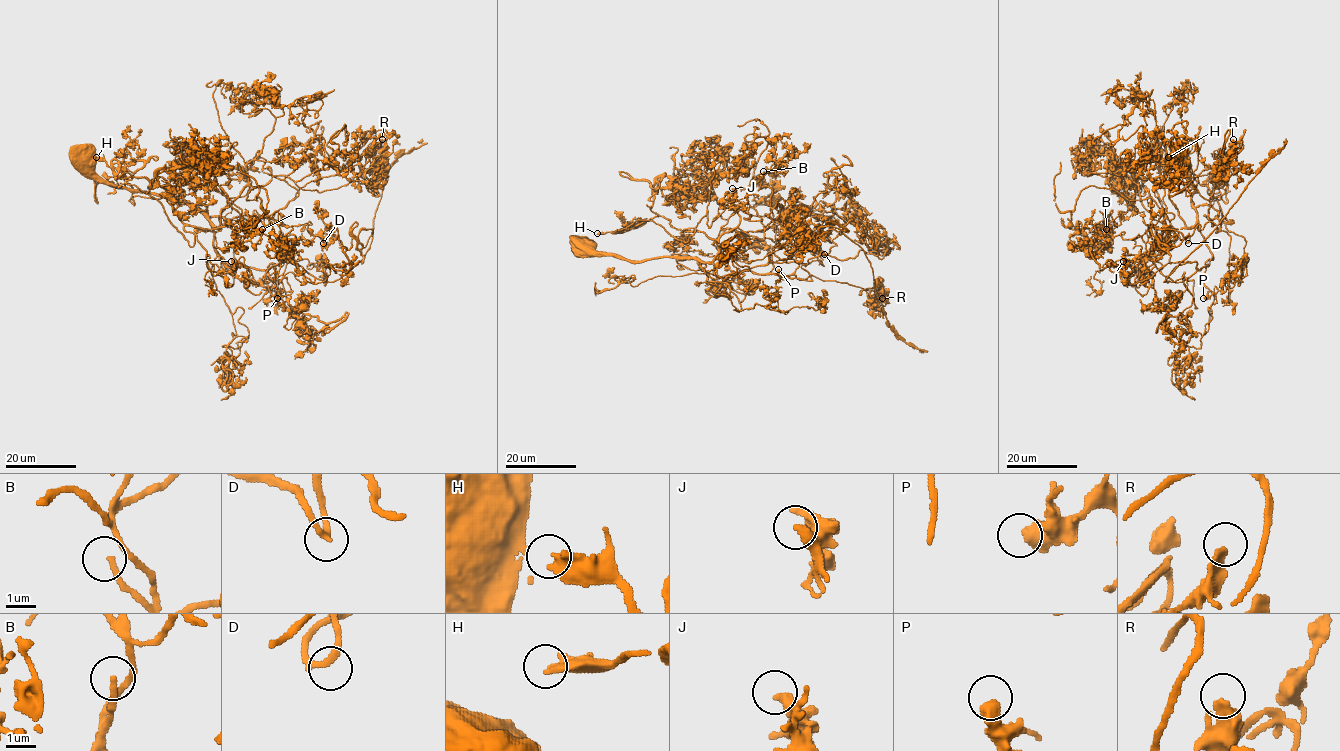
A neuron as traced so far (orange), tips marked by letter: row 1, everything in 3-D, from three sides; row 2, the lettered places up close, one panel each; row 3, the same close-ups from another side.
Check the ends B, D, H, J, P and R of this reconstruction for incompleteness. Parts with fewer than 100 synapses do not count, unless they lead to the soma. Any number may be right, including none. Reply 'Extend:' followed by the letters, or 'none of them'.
Extend: H

